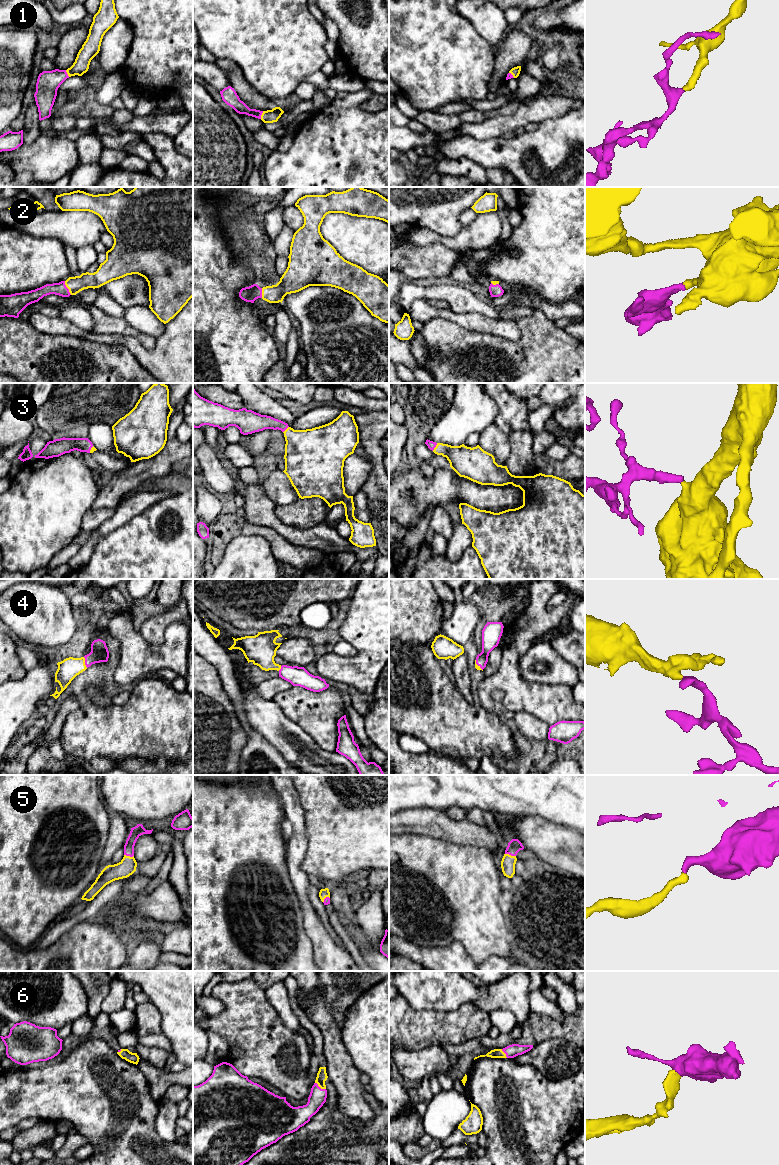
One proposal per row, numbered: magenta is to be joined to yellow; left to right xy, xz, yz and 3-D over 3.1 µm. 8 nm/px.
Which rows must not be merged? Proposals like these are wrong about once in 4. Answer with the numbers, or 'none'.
none

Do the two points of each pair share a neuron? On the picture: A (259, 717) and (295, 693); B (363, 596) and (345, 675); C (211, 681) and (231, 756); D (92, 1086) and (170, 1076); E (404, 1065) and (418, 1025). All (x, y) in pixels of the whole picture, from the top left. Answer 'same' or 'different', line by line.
A: different
B: same
C: same
D: different
E: different

